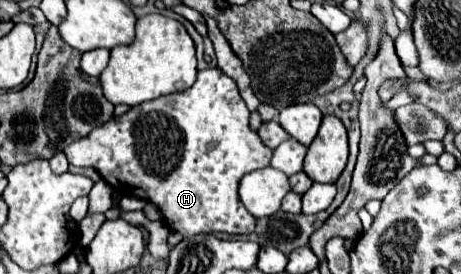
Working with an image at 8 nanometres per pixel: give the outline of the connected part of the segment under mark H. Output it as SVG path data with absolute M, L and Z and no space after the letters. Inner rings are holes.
M219 68L201 70L195 84L179 94L167 94L133 106L123 116L115 116L91 130L85 138L71 142L63 152L69 164L95 168L119 194L155 204L163 212L165 224L183 238L199 232L251 234L255 230L255 218L239 200L239 180L247 172L269 166L273 156L273 150L267 148L259 134L249 126L249 110L239 96L235 80Z

